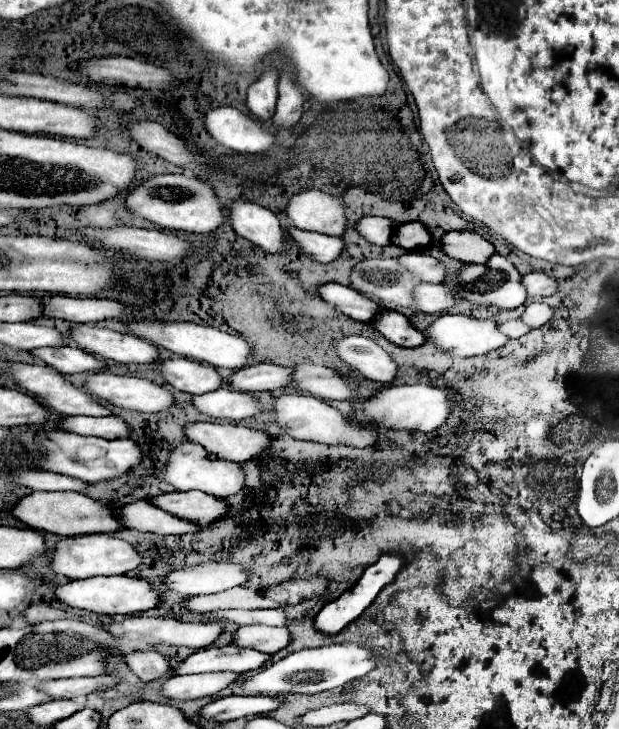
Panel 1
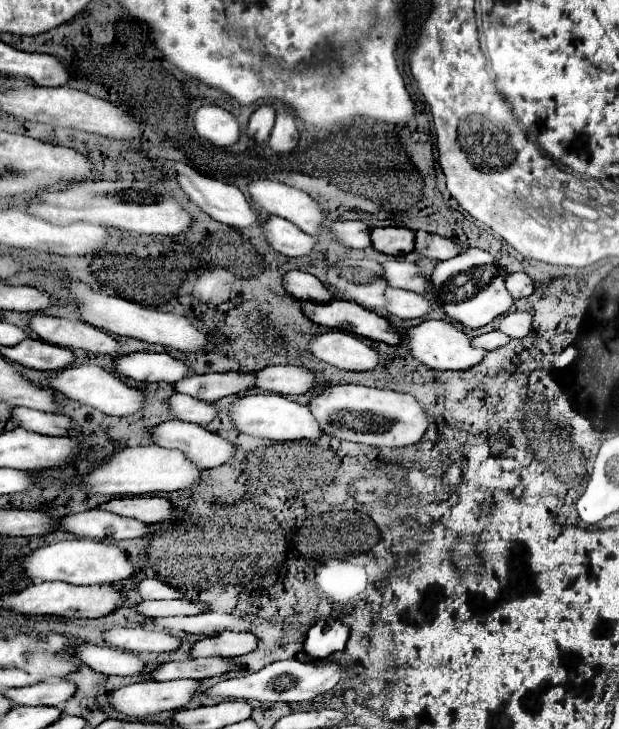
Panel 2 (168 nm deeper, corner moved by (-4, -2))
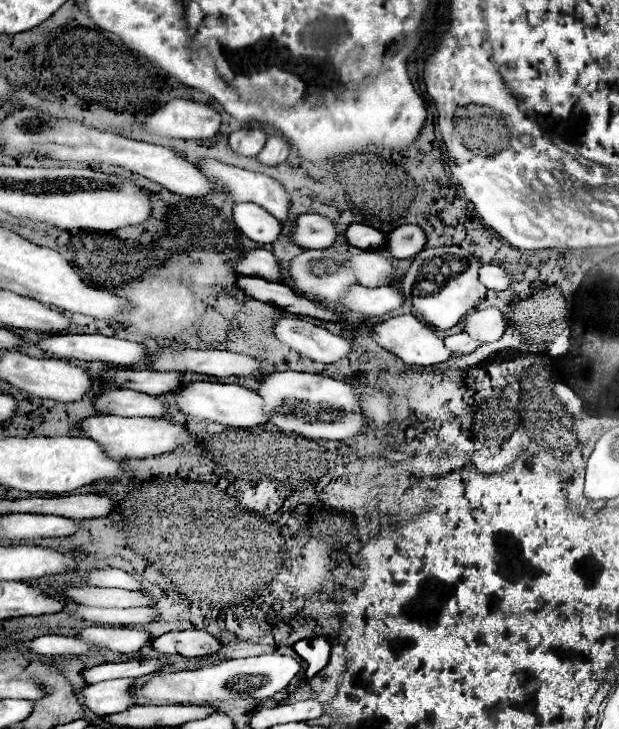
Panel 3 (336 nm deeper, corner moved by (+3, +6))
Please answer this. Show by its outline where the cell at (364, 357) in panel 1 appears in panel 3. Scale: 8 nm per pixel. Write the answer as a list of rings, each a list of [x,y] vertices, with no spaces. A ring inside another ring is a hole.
[[[282,317],[274,323],[274,335],[302,357],[320,363],[334,363],[348,355],[350,343],[324,327],[300,317]]]

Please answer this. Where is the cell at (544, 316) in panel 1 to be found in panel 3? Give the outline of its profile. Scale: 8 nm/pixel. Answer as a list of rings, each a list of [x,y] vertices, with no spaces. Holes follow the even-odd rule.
[[[494,307],[484,309],[484,311],[476,311],[472,309],[466,317],[464,317],[464,331],[478,339],[480,343],[490,343],[490,341],[498,341],[502,337],[502,333],[506,331],[506,319],[502,317],[502,313]]]

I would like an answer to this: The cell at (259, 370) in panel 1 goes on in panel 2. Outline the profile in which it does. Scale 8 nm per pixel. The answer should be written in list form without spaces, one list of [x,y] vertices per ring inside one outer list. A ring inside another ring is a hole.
[[[229,371],[229,373],[209,373],[209,375],[189,375],[187,379],[181,379],[175,383],[177,393],[185,393],[203,401],[219,401],[221,397],[227,395],[239,395],[247,393],[249,389],[255,387],[255,373],[239,373],[239,371]]]

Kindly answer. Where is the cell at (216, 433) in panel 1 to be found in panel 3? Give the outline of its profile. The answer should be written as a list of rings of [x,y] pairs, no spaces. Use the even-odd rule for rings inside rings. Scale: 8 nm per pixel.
[[[94,415],[84,419],[80,423],[80,429],[86,437],[92,437],[92,441],[100,443],[104,447],[104,453],[114,459],[144,459],[162,455],[168,451],[174,451],[178,445],[194,443],[190,433],[172,421],[154,419],[154,417],[116,417],[116,415]]]

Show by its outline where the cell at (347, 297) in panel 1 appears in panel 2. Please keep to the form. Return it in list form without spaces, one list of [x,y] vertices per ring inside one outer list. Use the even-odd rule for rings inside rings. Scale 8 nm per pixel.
[[[289,271],[285,275],[285,289],[297,299],[311,299],[311,303],[329,303],[335,299],[331,291],[327,291],[327,285],[303,271]]]

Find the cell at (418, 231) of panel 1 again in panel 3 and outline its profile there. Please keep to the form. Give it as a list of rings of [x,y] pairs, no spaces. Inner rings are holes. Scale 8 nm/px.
[[[350,225],[344,231],[346,241],[358,249],[382,249],[386,245],[386,235],[368,225]]]

